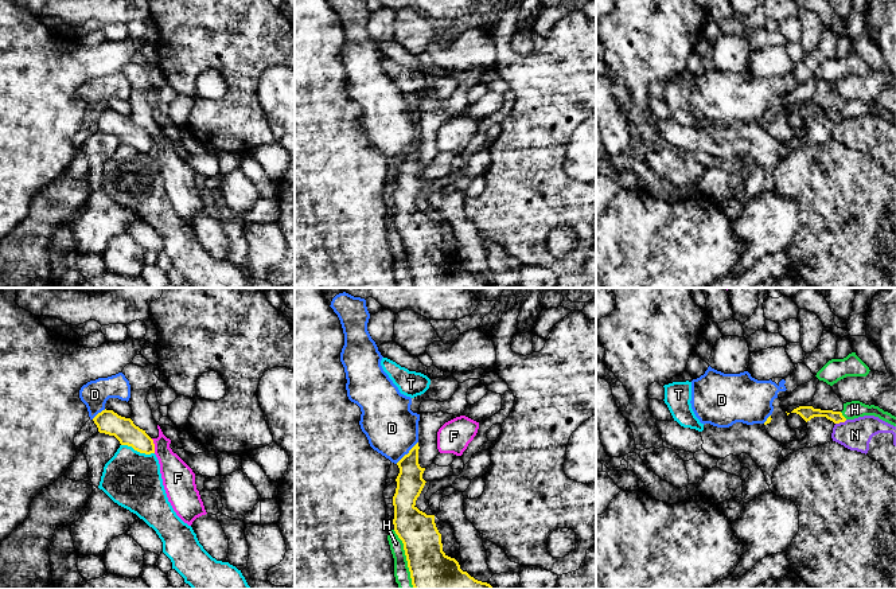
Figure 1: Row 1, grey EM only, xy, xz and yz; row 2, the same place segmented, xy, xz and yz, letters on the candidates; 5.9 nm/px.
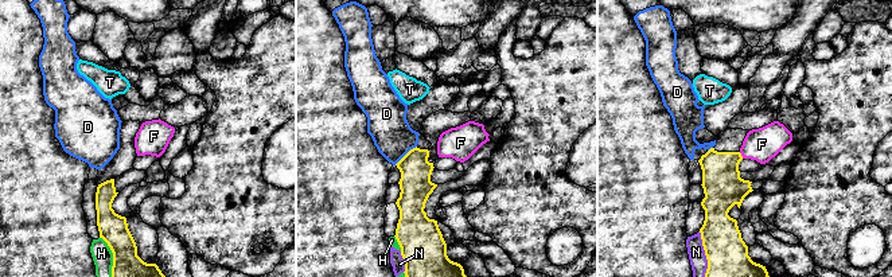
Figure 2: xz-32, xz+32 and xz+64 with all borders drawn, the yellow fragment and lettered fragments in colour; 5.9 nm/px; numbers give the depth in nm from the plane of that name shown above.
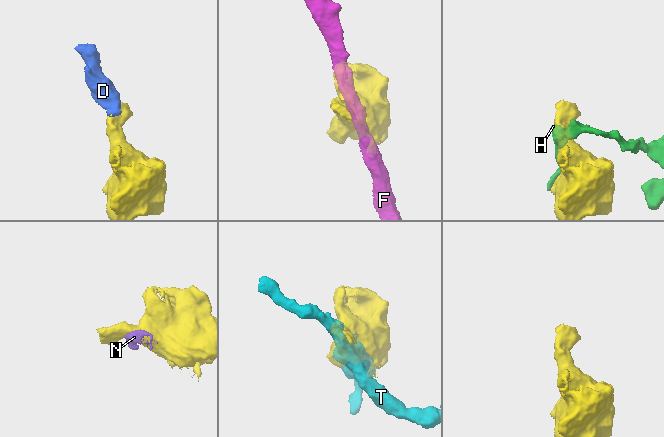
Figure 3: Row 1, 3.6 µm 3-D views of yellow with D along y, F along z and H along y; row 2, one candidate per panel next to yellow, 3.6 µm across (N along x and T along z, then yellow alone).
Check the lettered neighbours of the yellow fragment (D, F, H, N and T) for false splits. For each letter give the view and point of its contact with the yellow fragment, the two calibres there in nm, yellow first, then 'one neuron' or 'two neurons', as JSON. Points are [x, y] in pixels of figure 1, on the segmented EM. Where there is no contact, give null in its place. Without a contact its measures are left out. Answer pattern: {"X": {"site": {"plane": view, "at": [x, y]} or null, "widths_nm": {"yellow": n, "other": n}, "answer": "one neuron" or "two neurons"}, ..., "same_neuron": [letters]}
{"D": {"site": {"plane": "xz", "at": [408, 453]}, "widths_nm": {"yellow": 160, "other": 320}, "answer": "two neurons"}, "F": {"site": {"plane": "xy", "at": [154, 445]}, "widths_nm": {"yellow": 140, "other": 190}, "answer": "two neurons"}, "H": {"site": {"plane": "xz", "at": [406, 560]}, "widths_nm": {"yellow": 320, "other": 100}, "answer": "two neurons"}, "N": {"site": {"plane": "yz", "at": [841, 421]}, "widths_nm": {"yellow": 80, "other": 190}, "answer": "two neurons"}, "T": {"site": {"plane": "xy", "at": [137, 451]}, "widths_nm": {"yellow": 140, "other": 340}, "answer": "two neurons"}, "same_neuron": []}

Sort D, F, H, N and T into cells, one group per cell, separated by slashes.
D / F / H / N / T

